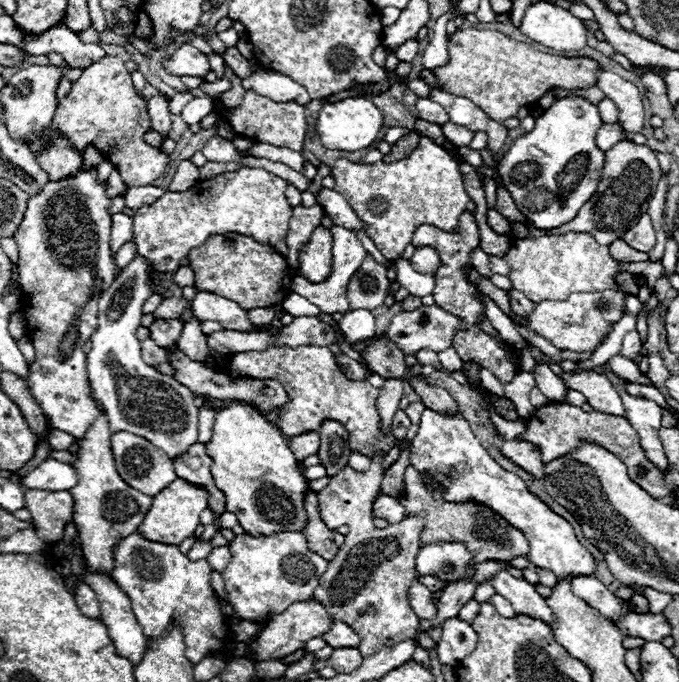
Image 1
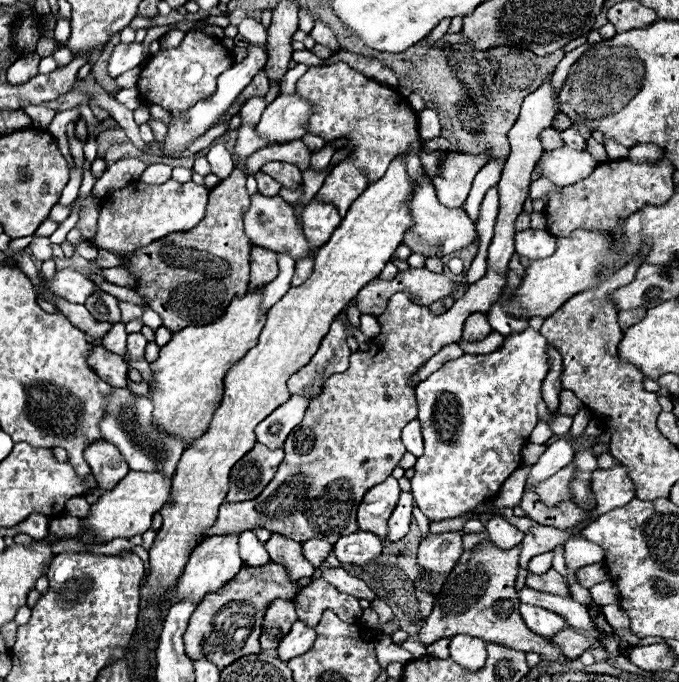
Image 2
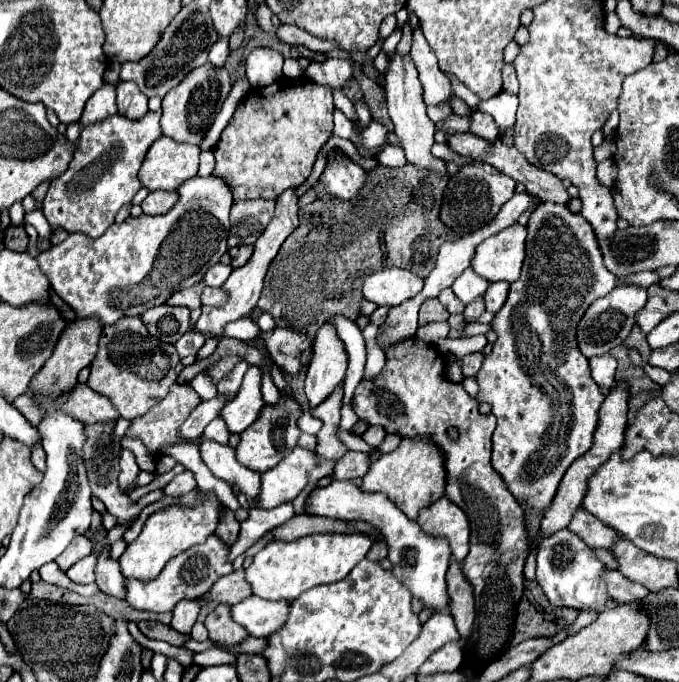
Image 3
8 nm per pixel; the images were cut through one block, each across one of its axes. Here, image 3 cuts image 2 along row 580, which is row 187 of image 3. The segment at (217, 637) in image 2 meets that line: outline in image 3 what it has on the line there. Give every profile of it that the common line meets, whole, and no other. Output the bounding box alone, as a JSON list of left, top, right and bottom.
[212,76,332,202]

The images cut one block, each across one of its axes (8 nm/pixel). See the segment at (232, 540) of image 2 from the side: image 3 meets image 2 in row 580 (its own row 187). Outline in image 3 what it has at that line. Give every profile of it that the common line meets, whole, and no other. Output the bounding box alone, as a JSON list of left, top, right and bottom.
[36,176,232,326]

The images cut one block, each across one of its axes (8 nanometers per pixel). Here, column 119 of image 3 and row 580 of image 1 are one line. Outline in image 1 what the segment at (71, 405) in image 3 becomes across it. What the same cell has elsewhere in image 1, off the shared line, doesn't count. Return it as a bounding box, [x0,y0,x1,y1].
[408,580,436,620]

